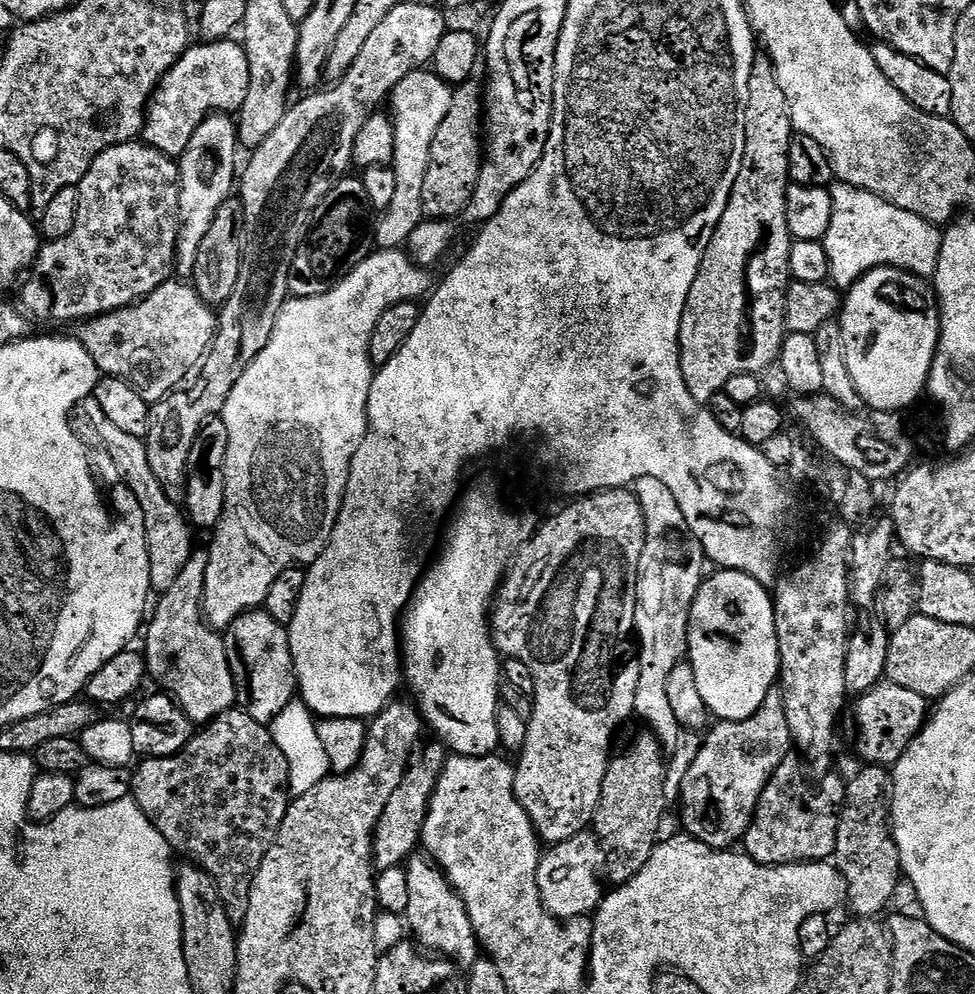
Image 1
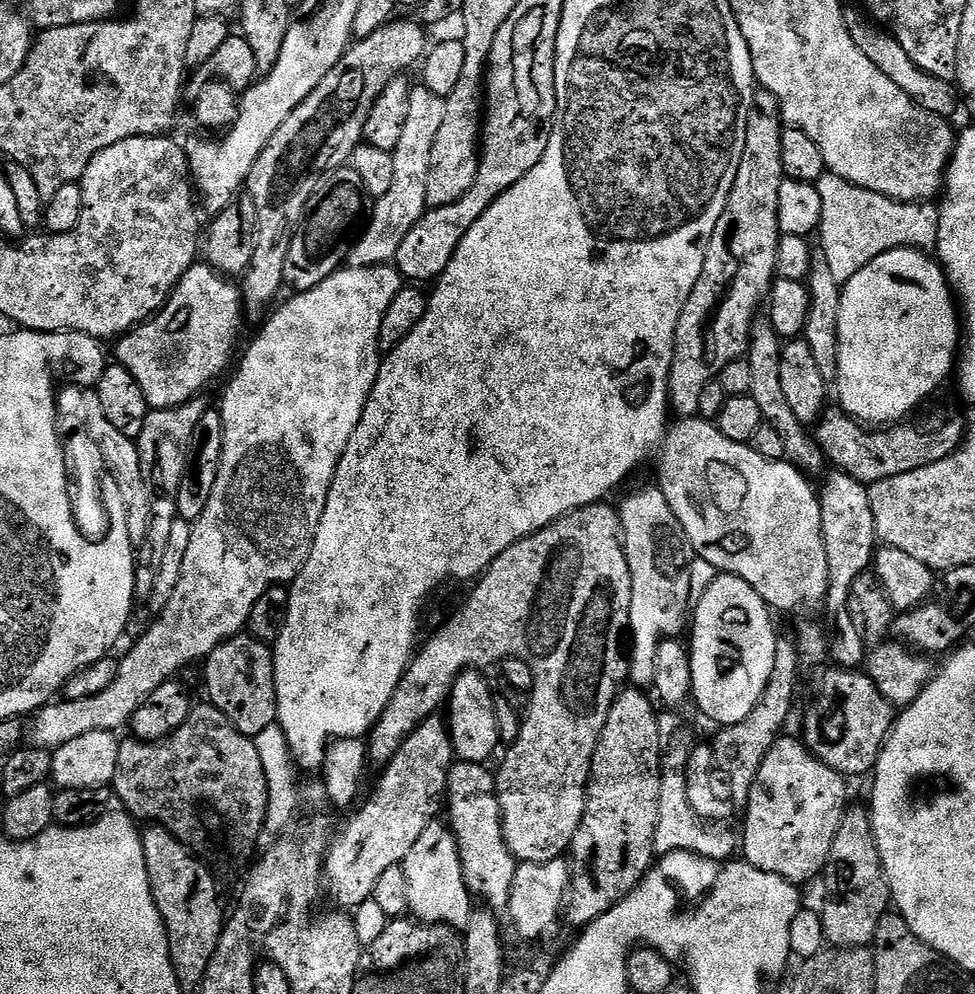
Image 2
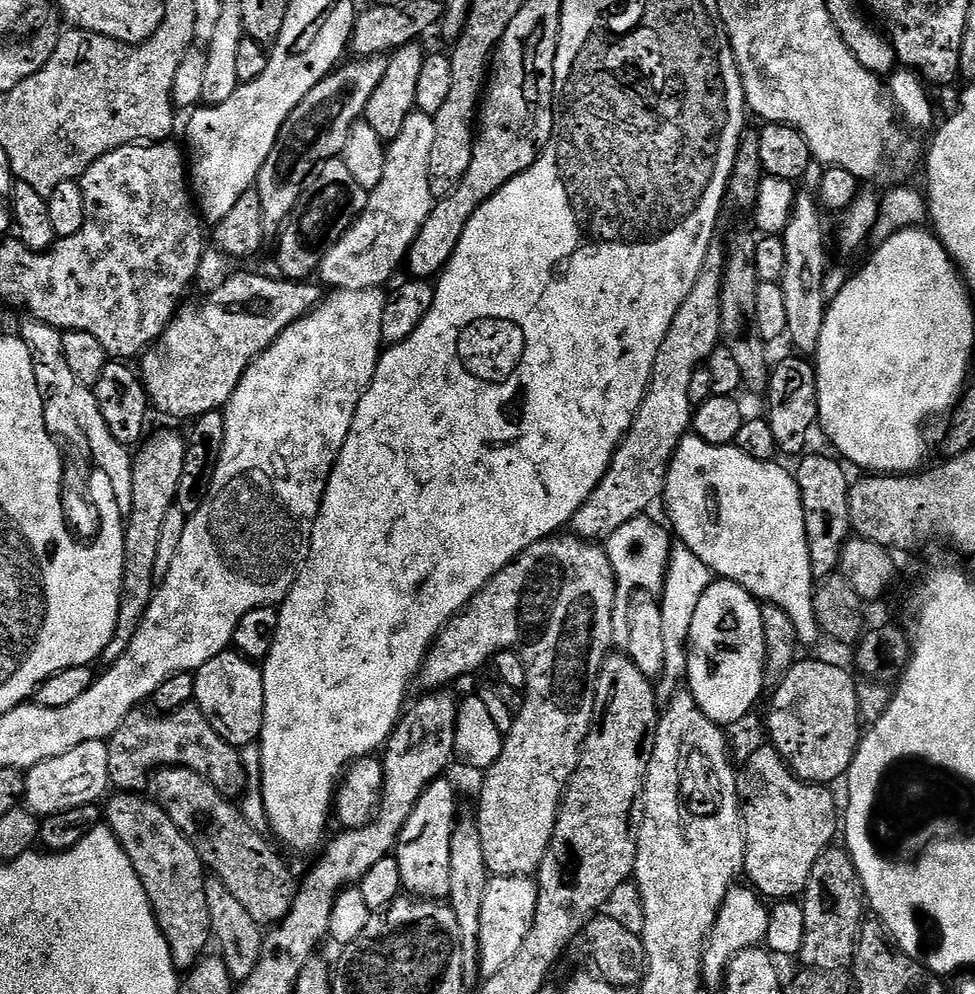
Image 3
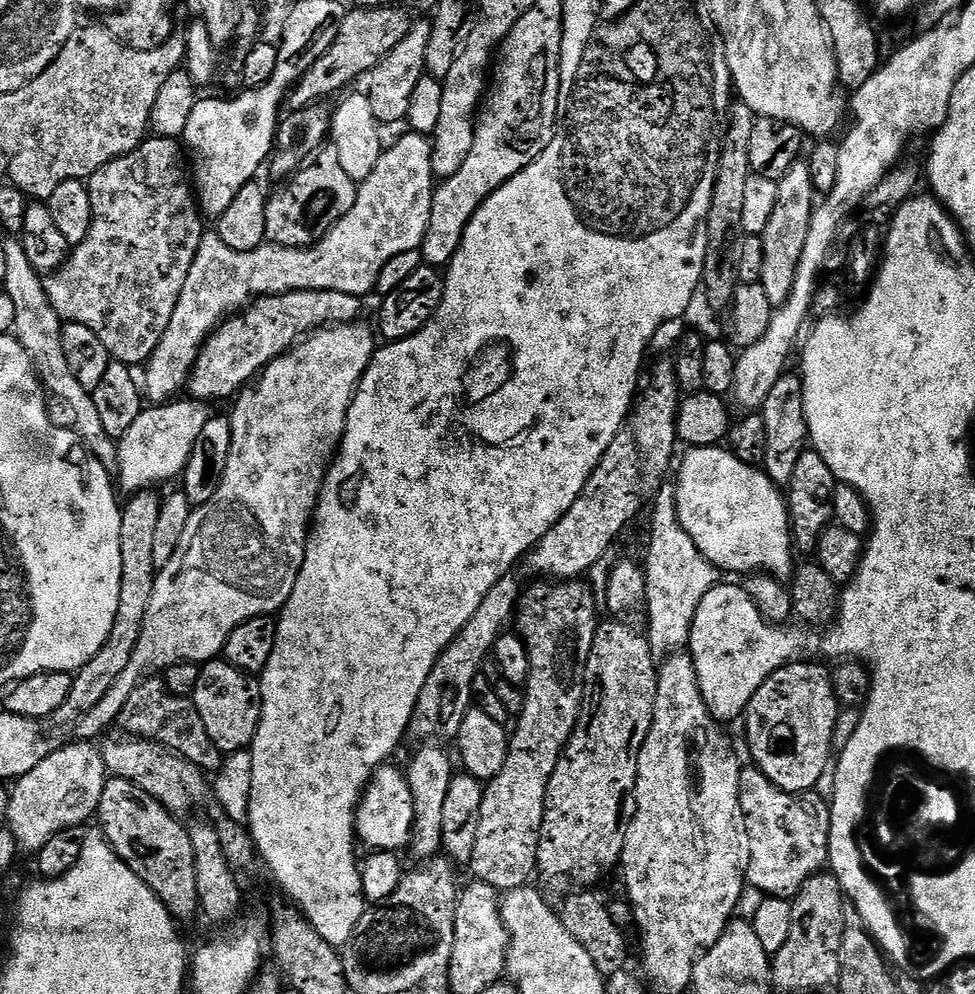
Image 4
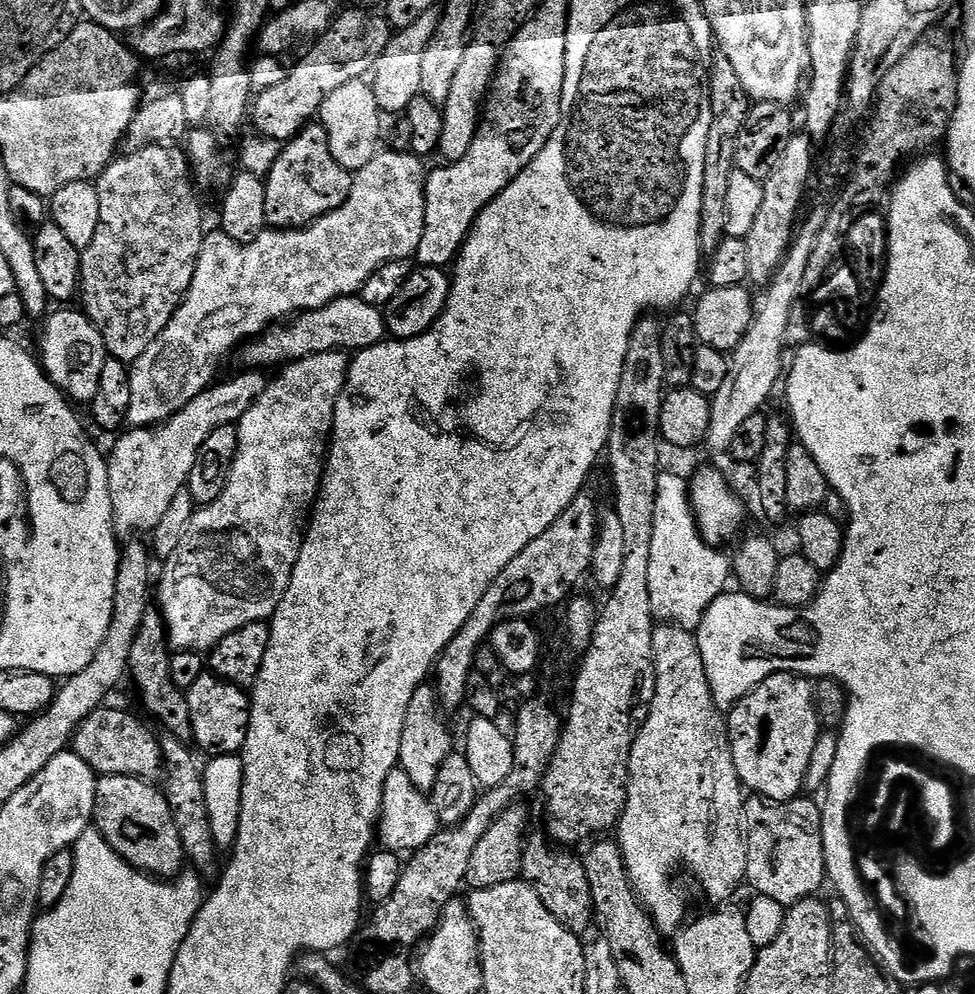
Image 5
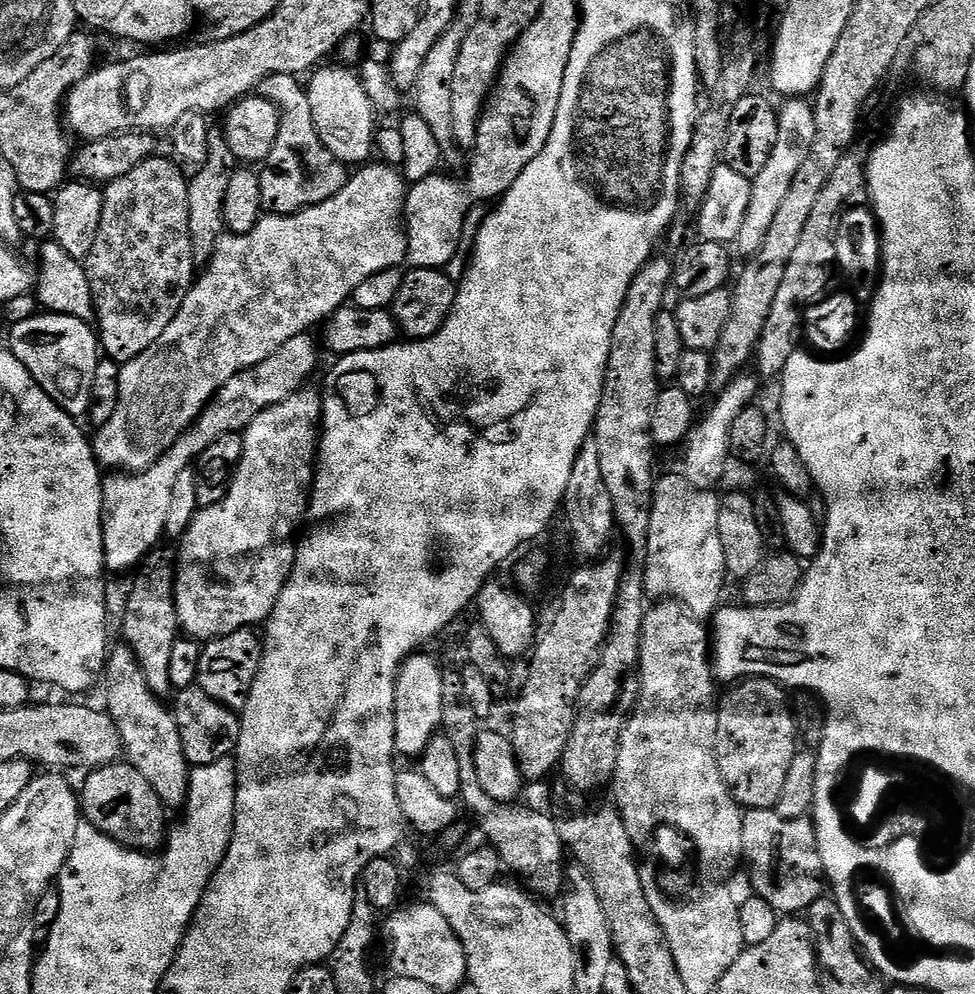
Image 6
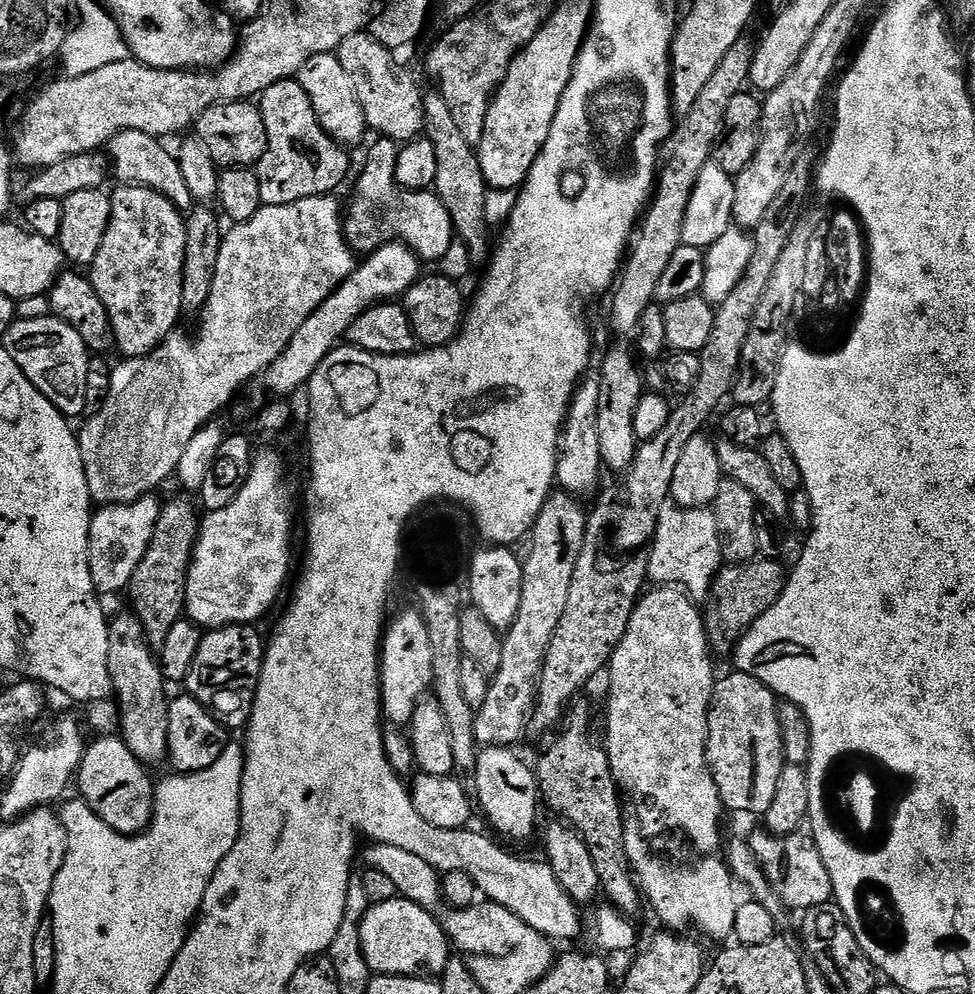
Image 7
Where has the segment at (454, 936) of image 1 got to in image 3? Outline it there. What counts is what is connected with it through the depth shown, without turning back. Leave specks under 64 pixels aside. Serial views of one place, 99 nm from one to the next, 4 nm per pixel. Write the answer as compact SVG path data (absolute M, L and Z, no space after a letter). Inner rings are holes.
M441 778L430 782L426 790L422 790L422 798L414 806L410 818L406 818L406 826L396 840L394 855L398 862L398 870L402 873L403 891L417 898L431 898L443 901L450 894L450 838L456 829L458 811L456 812L456 788Z

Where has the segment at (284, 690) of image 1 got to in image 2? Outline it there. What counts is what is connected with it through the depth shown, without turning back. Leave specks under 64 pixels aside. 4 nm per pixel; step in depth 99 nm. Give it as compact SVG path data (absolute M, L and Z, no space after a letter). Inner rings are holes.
M241 634L222 642L203 661L207 703L213 704L244 736L255 738L276 724L274 652L265 641Z

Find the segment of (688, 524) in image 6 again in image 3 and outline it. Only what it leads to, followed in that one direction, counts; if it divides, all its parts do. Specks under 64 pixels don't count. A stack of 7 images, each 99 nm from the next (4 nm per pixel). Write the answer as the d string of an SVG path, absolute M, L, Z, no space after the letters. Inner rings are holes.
M681 544L673 547L671 562L668 564L667 580L660 594L666 657L663 663L664 672L655 685L655 689L657 707L662 710L668 708L669 703L687 679L688 647L691 641L694 613L713 580L711 569L689 548Z

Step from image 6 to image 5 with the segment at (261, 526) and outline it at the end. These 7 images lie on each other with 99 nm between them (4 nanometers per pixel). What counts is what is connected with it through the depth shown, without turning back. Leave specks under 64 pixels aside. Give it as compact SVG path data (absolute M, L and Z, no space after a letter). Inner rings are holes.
M327 352L295 360L292 364L285 364L275 373L276 377L273 375L269 379L266 390L252 403L250 410L246 410L246 414L240 420L236 430L238 450L234 458L234 466L230 470L230 478L226 482L226 490L222 490L222 494L218 494L218 498L214 498L214 502L195 509L185 528L185 534L178 544L177 552L163 565L164 577L161 580L159 577L158 580L158 602L160 598L158 608L164 617L164 626L168 629L168 643L173 649L182 652L207 653L215 648L218 642L222 642L222 638L226 638L226 634L234 634L234 630L247 624L259 624L267 621L276 613L278 602L282 602L282 598L286 594L286 586L290 586L290 578L294 574L294 566L298 562L298 554L304 541L312 506L320 492L320 482L324 479L324 466L334 422L334 406L344 389L349 363L349 353Z

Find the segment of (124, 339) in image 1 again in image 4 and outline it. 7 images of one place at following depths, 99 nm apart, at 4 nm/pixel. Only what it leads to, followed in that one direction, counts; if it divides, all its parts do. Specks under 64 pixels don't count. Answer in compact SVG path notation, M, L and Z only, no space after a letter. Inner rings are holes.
M294 290L281 296L258 296L247 308L229 316L213 331L202 346L192 374L188 377L186 392L191 399L201 402L212 400L231 401L245 386L251 385L270 362L289 352L309 334L333 324L355 324L361 319L360 311L365 301L354 294L342 294L342 290Z

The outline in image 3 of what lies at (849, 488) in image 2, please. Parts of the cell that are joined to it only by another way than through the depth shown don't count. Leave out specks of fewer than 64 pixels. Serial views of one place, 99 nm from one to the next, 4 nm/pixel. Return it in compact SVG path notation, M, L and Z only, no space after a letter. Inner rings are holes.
M805 455L799 461L801 464L794 468L794 475L802 498L802 510L806 518L812 575L817 581L823 582L839 569L840 555L844 549L844 544L853 531L850 498L848 497L850 477L848 478L847 474L844 473L845 465L835 455L832 455L833 457L807 456Z

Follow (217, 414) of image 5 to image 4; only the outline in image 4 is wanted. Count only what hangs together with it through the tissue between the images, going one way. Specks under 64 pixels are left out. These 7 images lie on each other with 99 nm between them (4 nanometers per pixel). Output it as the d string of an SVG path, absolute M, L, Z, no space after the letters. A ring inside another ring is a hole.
M176 398L171 402L145 407L140 413L134 426L118 442L118 462L116 463L115 475L120 476L120 488L127 494L139 494L151 489L152 484L164 484L167 480L172 480L181 475L184 467L188 465L190 454L194 450L194 442L198 434L202 434L202 426L206 426L210 415L207 403L191 398Z

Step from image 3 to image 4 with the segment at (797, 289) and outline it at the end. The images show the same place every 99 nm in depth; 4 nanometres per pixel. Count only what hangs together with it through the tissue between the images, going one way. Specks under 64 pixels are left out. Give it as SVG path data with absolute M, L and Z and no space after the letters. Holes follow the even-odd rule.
M798 162L790 166L788 173L778 182L778 202L774 202L774 214L770 214L770 222L766 222L762 237L764 261L759 284L766 290L766 298L770 298L773 306L786 303L794 286L798 258L802 258L802 249L806 247L806 234L810 231L810 218L817 203L818 193L808 163Z

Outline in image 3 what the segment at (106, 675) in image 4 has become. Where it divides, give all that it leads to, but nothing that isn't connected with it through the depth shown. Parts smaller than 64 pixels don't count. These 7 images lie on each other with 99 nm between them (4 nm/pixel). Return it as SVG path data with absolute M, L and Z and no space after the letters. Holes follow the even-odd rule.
M174 432L168 436L168 440L160 440L160 444L152 448L152 456L144 456L144 480L148 480L148 468L164 468L164 472L172 472L172 468L176 468L176 476L172 476L172 480L164 480L164 484L144 484L144 488L140 488L140 472L134 472L134 502L131 514L126 517L124 530L124 577L120 591L118 622L114 638L110 638L102 657L105 665L118 662L118 658L126 654L130 642L134 642L134 634L138 634L138 626L142 626L142 618L146 618L146 610L152 597L156 595L158 585L154 578L154 564L157 561L158 542L161 541L166 512L176 502L185 447L185 437ZM156 460L160 460L160 464L156 464Z

